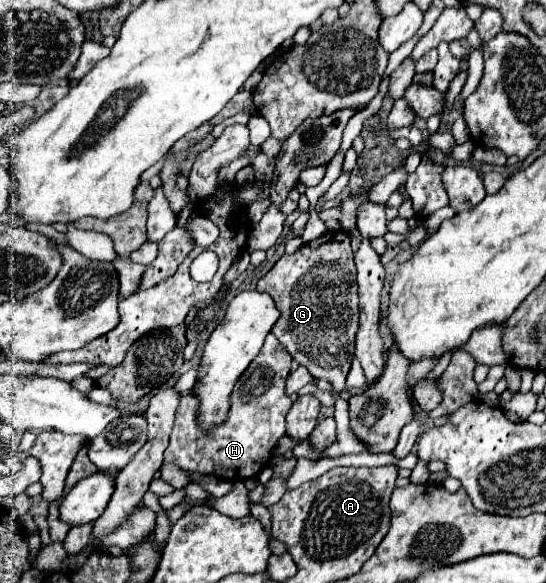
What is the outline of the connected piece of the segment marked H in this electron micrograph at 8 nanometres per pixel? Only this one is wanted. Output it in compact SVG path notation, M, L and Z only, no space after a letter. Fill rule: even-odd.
M268 334L262 352L252 360L252 364L236 382L228 420L218 428L212 428L208 434L202 434L196 422L198 400L190 394L182 396L170 434L170 444L164 452L164 462L174 462L188 472L200 474L206 474L204 470L214 470L212 476L224 480L250 478L258 474L270 460L276 442L286 434L286 414L292 406L292 400L284 394L284 386L290 374L290 366L292 356L278 342L278 338Z

